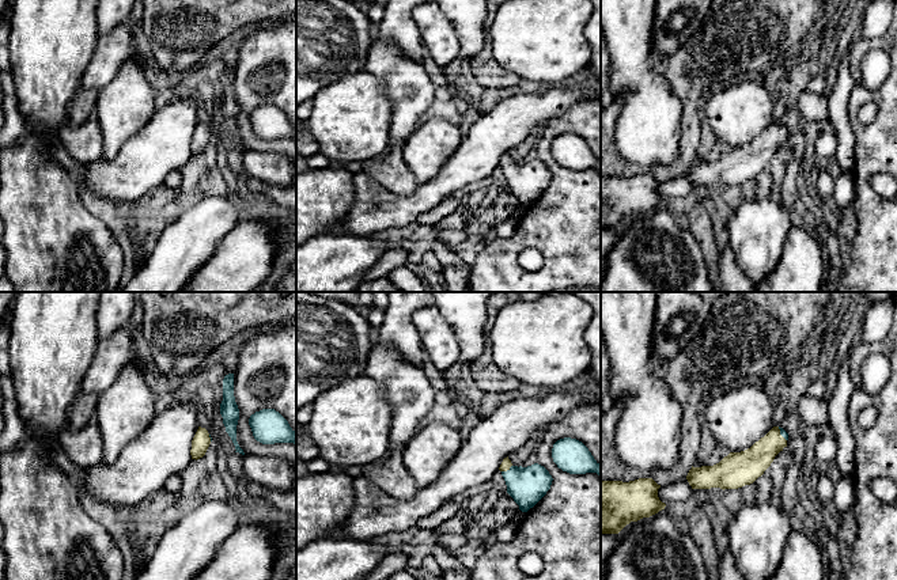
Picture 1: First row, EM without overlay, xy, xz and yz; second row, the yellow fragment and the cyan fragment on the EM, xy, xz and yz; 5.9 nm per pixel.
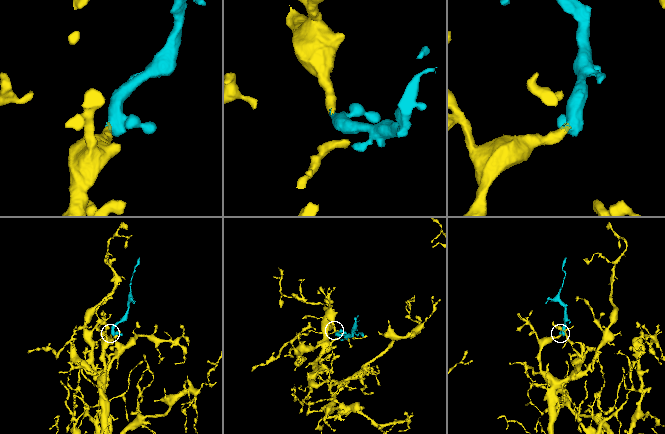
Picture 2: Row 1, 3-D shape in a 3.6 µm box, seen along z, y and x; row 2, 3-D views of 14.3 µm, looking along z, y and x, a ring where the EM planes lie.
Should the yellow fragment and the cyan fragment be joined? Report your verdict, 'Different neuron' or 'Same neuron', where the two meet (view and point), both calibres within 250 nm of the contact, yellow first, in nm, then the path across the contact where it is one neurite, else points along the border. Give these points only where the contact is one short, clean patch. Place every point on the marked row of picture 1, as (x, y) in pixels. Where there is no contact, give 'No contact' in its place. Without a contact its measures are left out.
Same neuron. Touches yellow at xz (506, 470). Thickness 60 nm (yellow) against 220 nm. Path across: xz (506, 463), (506, 470), (528, 485)

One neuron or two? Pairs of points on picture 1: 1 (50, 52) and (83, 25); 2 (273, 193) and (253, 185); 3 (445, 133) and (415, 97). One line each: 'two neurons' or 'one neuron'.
1: one neuron
2: one neuron
3: two neurons

